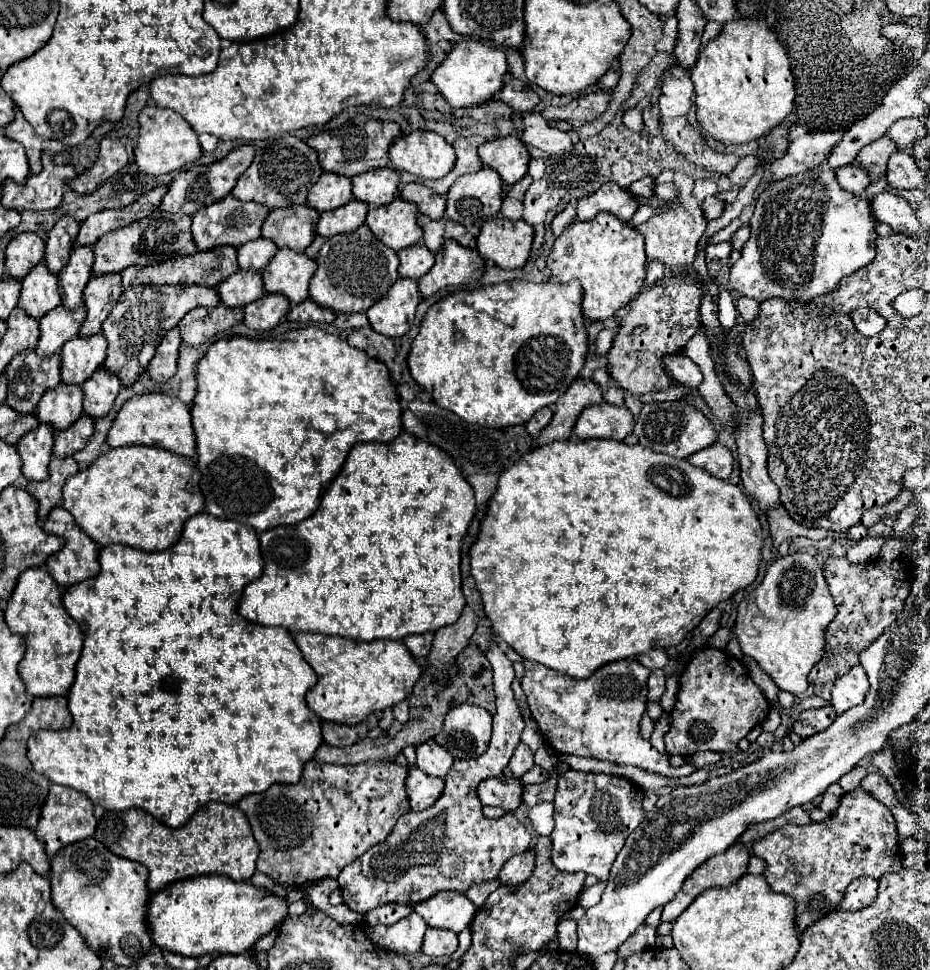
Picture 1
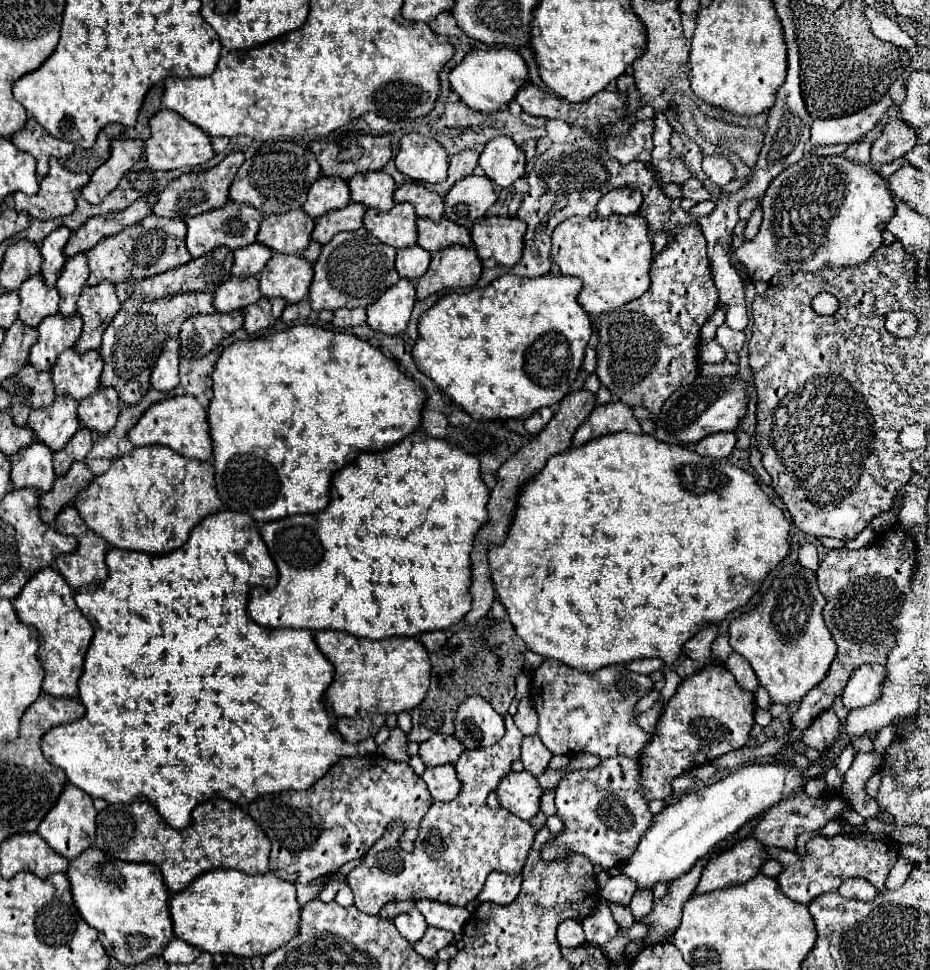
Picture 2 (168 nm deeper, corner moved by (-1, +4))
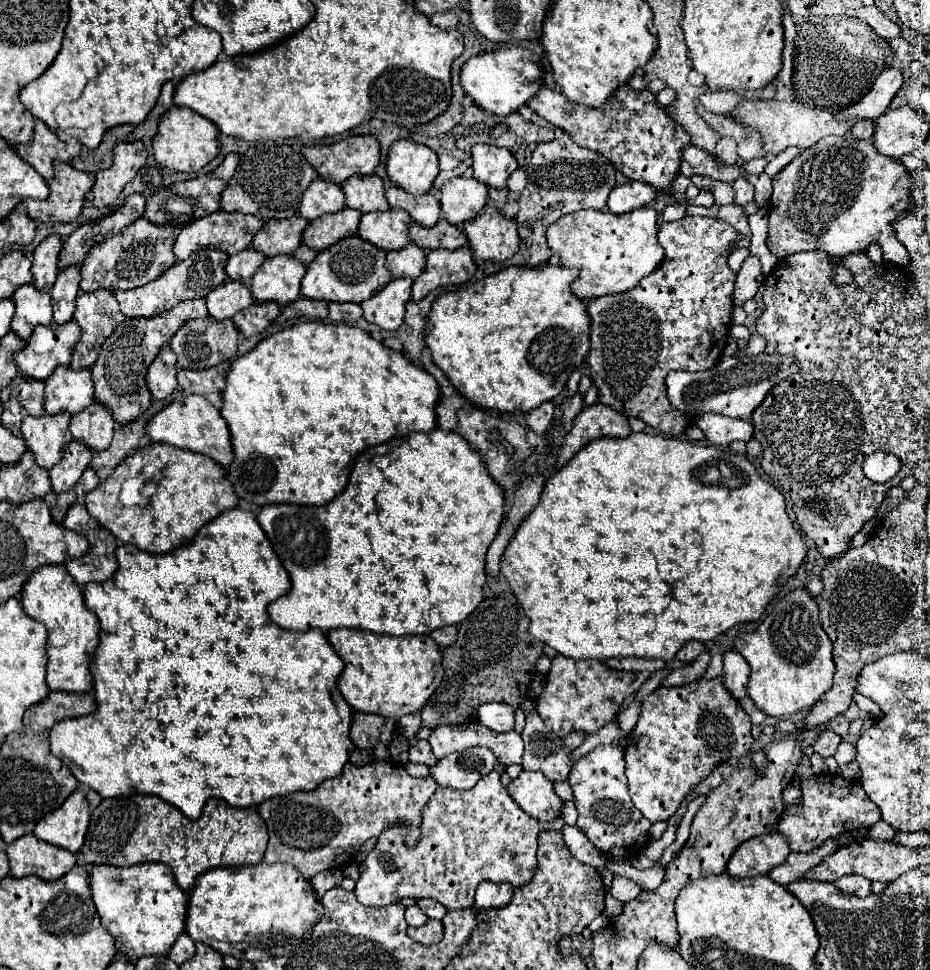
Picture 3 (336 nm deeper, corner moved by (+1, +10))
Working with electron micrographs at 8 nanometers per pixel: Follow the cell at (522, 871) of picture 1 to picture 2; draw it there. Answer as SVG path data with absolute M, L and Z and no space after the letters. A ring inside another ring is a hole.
M494 872L484 884L484 890L478 894L480 902L494 902L494 904L510 904L520 894L522 874L502 874Z

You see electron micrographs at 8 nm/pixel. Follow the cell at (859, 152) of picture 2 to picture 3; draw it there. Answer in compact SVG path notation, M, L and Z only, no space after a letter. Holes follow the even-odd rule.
M858 120L858 122L852 126L850 132L852 132L854 138L868 140L868 138L872 138L872 134L874 134L874 122L872 122L872 120Z

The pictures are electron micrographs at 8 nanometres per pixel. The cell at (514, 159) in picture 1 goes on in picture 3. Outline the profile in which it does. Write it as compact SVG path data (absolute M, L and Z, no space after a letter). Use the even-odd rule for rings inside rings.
M476 144L472 148L472 170L474 178L490 188L504 190L508 176L518 168L516 158L506 148L488 144Z

